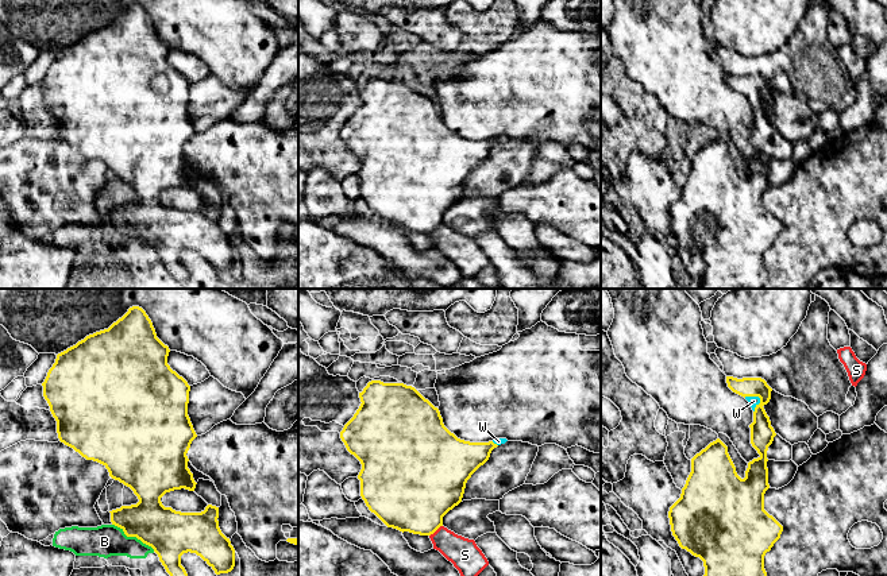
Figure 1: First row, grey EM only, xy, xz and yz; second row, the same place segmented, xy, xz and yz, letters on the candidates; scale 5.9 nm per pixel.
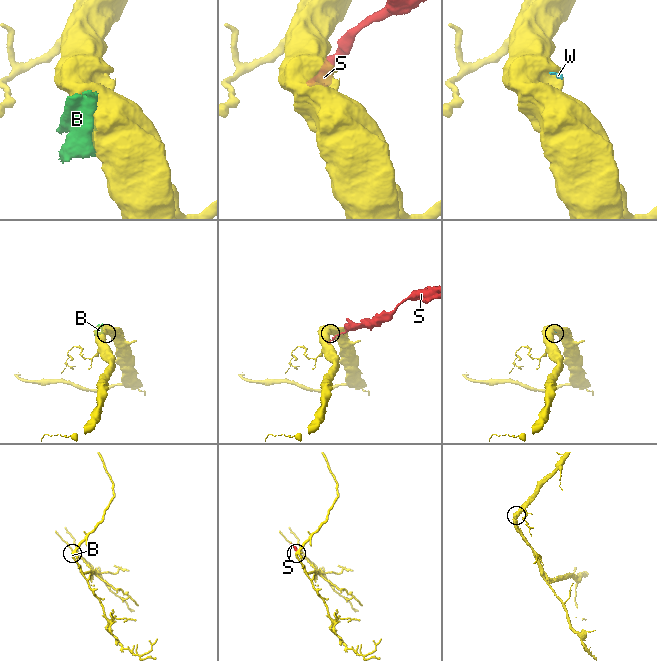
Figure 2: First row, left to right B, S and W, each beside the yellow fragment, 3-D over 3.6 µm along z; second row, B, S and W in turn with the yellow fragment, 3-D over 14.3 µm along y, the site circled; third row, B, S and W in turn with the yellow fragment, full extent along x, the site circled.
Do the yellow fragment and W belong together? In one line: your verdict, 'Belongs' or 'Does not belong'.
Belongs

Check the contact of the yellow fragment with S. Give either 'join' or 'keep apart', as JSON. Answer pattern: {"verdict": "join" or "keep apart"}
{"verdict": "keep apart"}

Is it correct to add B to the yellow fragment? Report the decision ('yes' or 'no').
no

